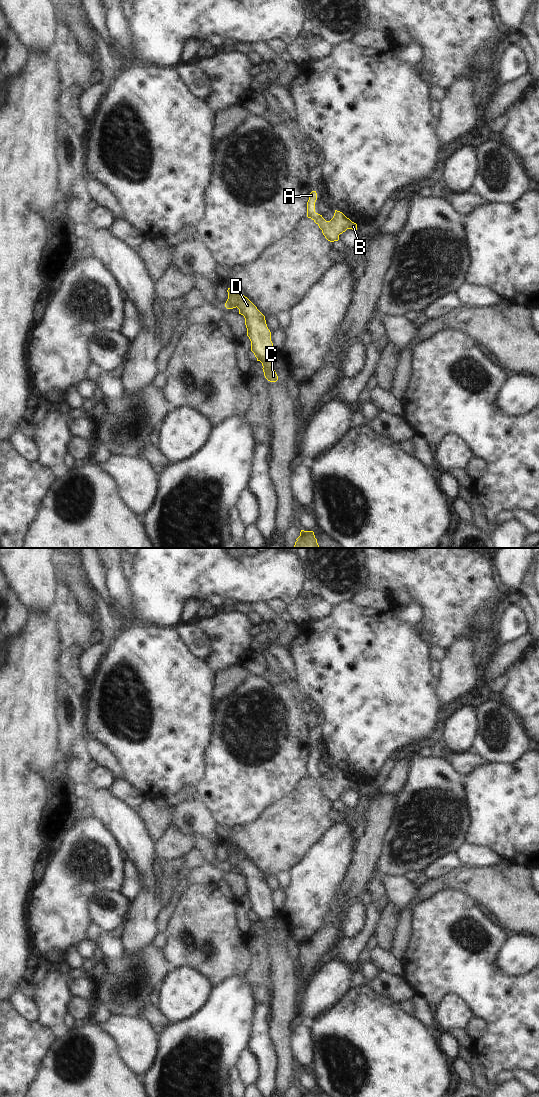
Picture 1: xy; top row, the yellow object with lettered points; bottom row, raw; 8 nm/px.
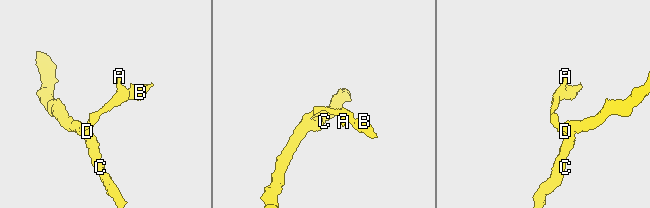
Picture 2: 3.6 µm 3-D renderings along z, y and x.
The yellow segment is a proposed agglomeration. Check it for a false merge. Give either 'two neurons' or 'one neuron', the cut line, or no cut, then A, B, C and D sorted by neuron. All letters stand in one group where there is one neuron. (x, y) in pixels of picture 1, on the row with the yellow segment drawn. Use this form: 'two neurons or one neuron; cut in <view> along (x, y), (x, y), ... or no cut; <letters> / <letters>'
two neurons; cut in xy along (236, 290), (228, 294); A B / C D

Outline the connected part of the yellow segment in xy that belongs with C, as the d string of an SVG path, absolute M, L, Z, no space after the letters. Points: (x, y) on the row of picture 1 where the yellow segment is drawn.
M237 290L234 294L228 294L225 307L227 309L237 307L239 314L244 316L247 336L251 341L251 351L257 361L262 363L265 378L270 382L276 382L278 376L274 370L274 358L277 357L277 353L273 349L271 332L267 327L265 316Z

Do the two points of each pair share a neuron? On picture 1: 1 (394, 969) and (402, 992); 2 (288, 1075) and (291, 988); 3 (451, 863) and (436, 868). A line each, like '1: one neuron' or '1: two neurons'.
1: two neurons
2: one neuron
3: one neuron

